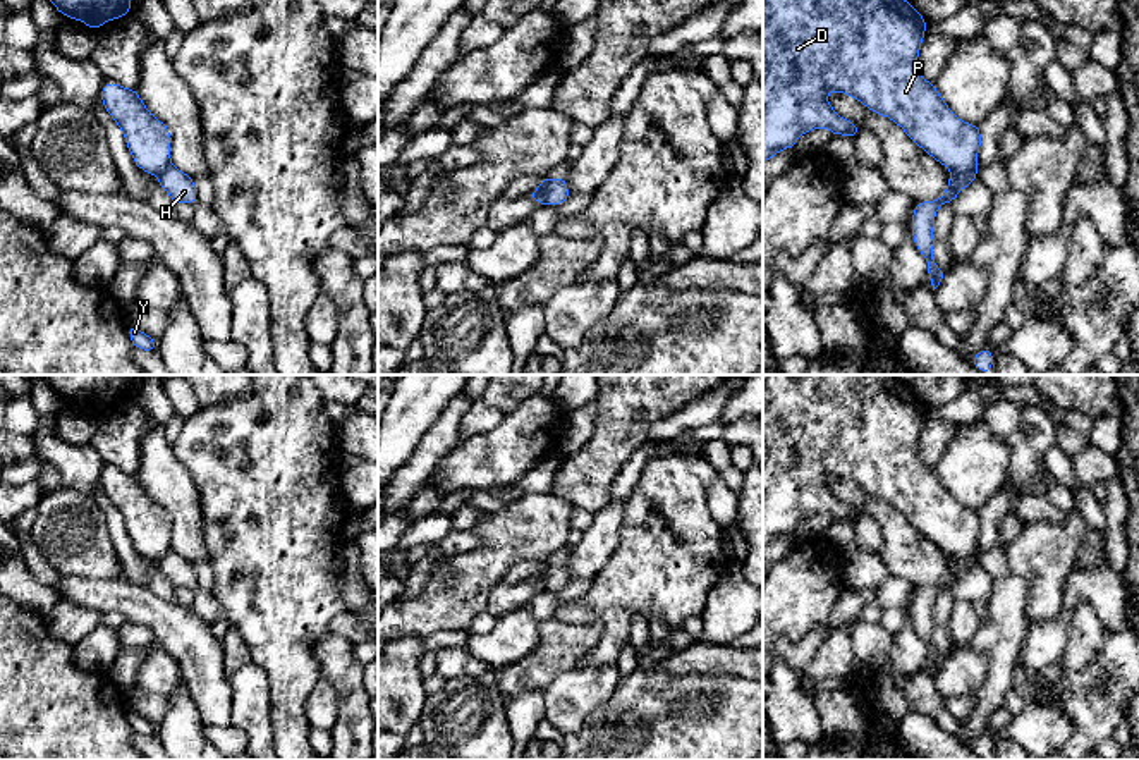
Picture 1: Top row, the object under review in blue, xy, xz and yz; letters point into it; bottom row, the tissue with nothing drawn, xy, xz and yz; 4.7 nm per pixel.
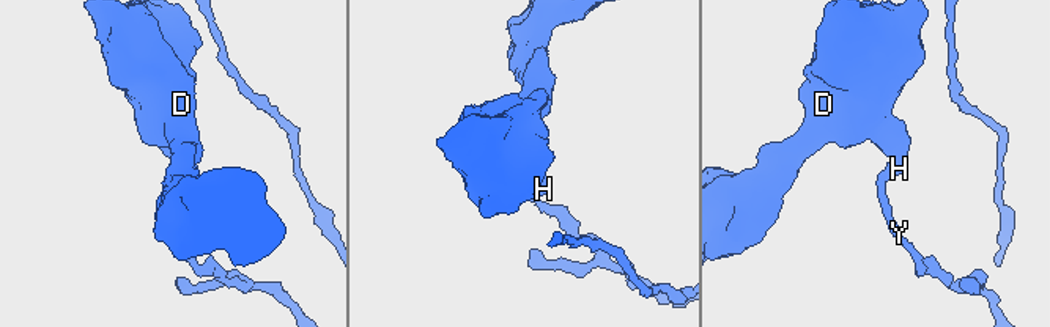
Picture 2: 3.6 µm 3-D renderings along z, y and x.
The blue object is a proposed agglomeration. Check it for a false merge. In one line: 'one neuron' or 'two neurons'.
two neurons

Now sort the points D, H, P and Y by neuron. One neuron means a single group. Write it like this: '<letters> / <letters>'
D P / H Y

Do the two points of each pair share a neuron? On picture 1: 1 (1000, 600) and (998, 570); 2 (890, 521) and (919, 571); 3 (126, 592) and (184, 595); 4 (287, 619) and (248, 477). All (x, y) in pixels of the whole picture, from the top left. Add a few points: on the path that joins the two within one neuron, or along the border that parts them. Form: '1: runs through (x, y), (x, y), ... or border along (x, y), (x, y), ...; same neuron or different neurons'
1: border along (1009, 573), (995, 580); different neurons
2: runs through (897, 533), (902, 547), (914, 559); same neuron
3: border along (176, 602), (189, 607); different neurons
4: runs through (277, 583), (272, 551), (272, 513); same neuron

